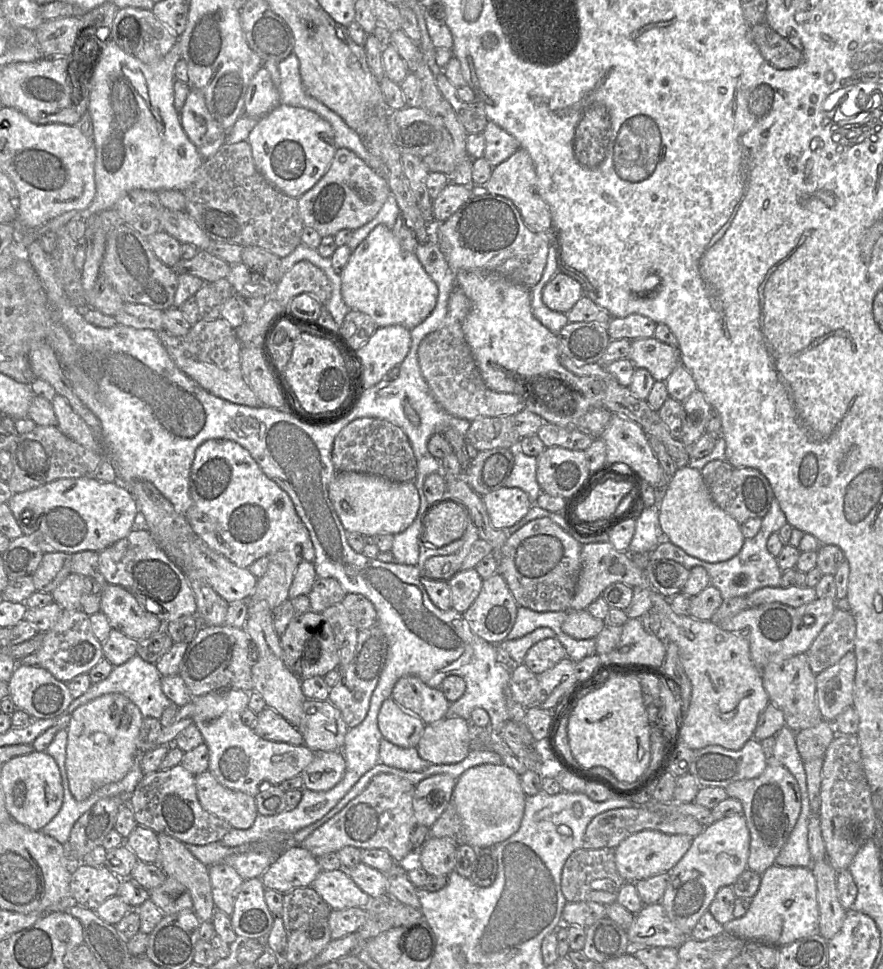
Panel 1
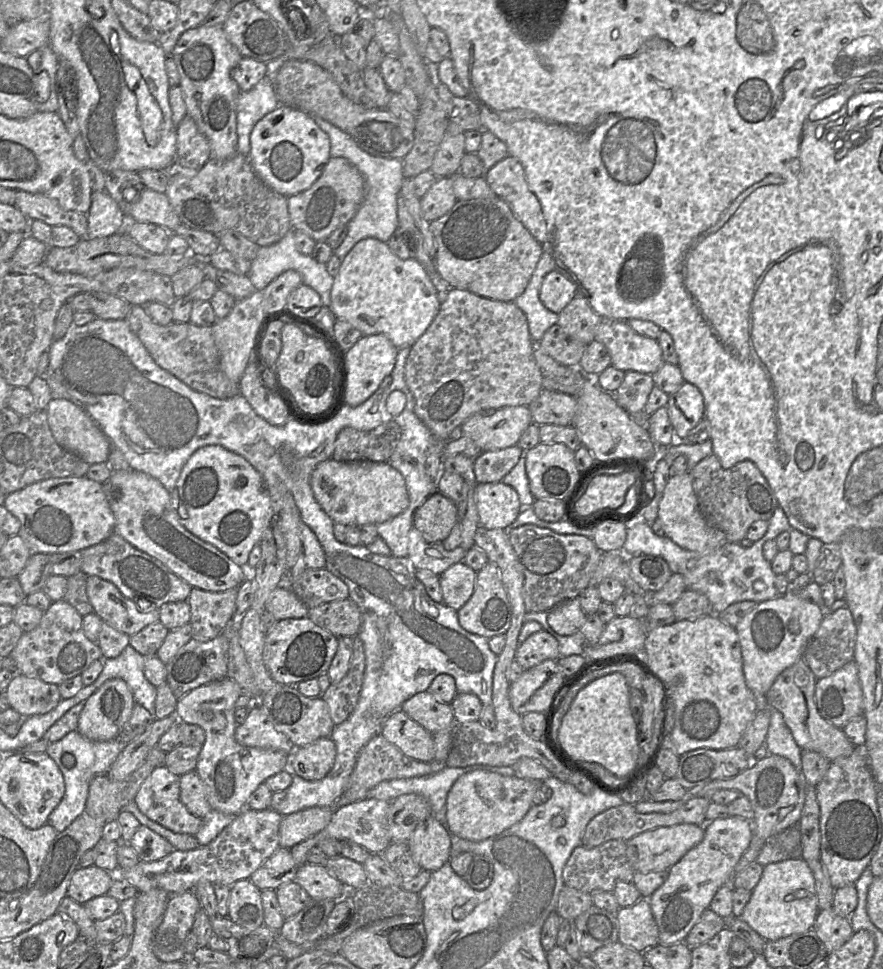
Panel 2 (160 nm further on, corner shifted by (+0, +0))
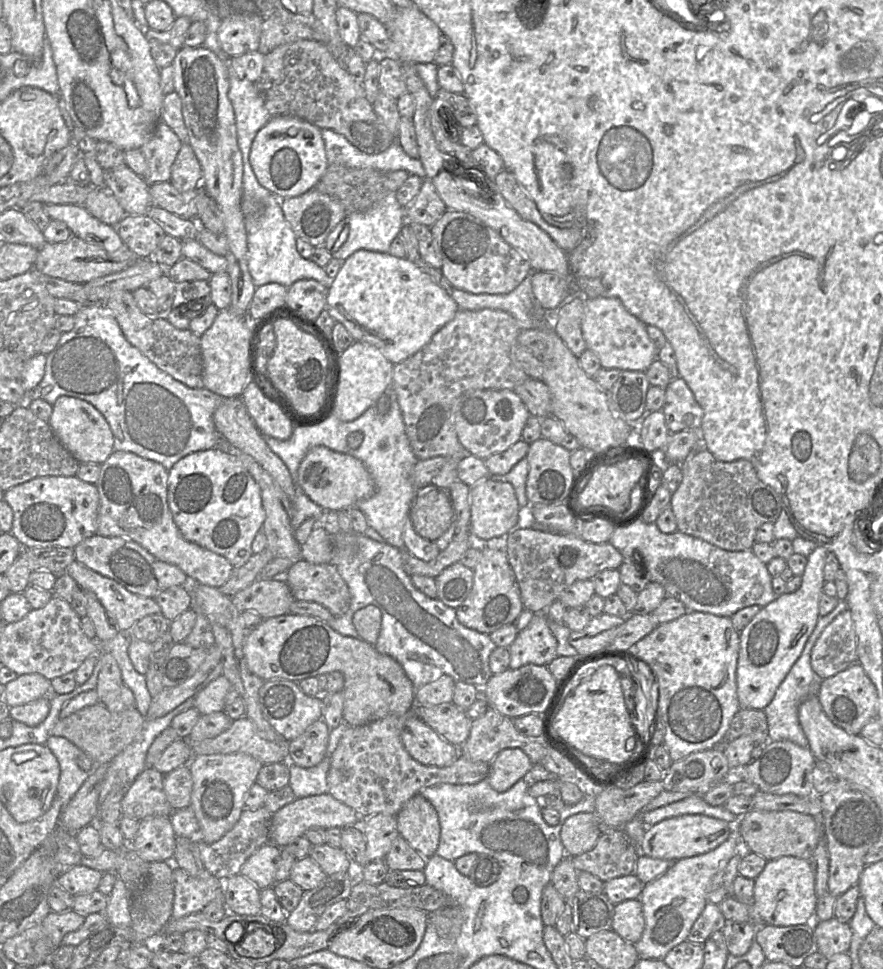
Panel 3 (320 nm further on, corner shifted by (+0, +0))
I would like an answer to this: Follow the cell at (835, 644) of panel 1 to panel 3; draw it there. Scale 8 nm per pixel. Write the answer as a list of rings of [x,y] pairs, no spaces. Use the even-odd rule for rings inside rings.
[[[847,609],[829,623],[814,644],[810,662],[813,671],[827,679],[857,662],[856,634]]]

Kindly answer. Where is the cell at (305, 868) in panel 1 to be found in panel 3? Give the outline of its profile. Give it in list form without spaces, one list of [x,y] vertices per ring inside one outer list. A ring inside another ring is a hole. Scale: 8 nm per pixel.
[[[266,843],[253,853],[243,864],[240,874],[251,881],[259,890],[274,886],[275,875],[281,858],[282,848]]]

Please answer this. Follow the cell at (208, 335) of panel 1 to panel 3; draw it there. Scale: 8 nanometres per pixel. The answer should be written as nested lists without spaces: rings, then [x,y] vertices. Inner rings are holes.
[[[129,291],[114,292],[104,305],[113,313],[126,340],[160,370],[190,388],[204,388],[201,336],[197,336],[190,329],[175,328],[164,316],[146,316],[137,306],[132,292]]]

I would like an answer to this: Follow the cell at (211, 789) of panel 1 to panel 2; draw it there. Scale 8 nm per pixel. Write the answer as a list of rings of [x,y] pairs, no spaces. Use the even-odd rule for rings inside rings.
[[[196,770],[180,776],[180,800],[193,815],[203,819],[210,811],[207,790]]]

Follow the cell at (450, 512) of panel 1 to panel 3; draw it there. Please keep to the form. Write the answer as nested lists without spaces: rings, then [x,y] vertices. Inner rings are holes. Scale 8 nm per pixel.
[[[427,485],[417,489],[409,517],[414,530],[423,538],[436,541],[455,521],[449,492]]]

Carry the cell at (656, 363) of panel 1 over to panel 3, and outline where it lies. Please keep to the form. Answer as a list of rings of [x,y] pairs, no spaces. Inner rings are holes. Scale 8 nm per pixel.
[[[599,297],[585,300],[582,320],[583,337],[587,348],[598,356],[604,369],[646,373],[659,351],[650,339],[646,326],[630,314],[618,298]]]

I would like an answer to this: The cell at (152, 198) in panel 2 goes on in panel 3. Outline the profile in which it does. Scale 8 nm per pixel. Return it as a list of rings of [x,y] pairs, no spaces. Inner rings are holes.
[[[126,164],[103,169],[106,188],[116,197],[126,214],[147,215],[153,205],[149,185]]]

